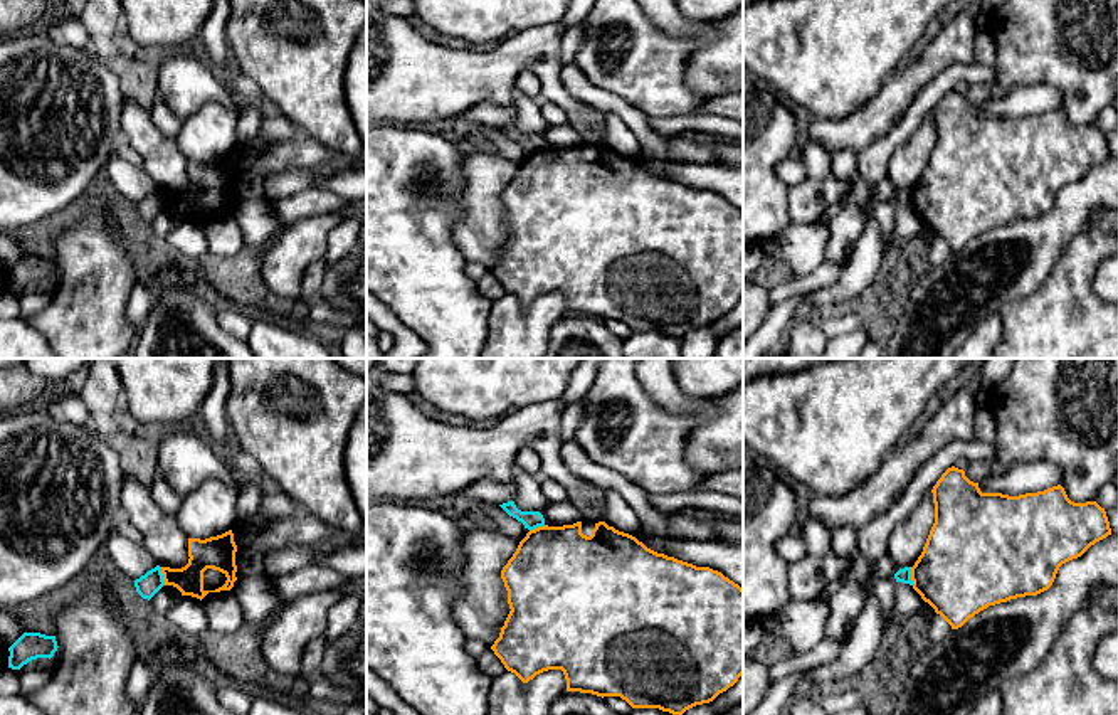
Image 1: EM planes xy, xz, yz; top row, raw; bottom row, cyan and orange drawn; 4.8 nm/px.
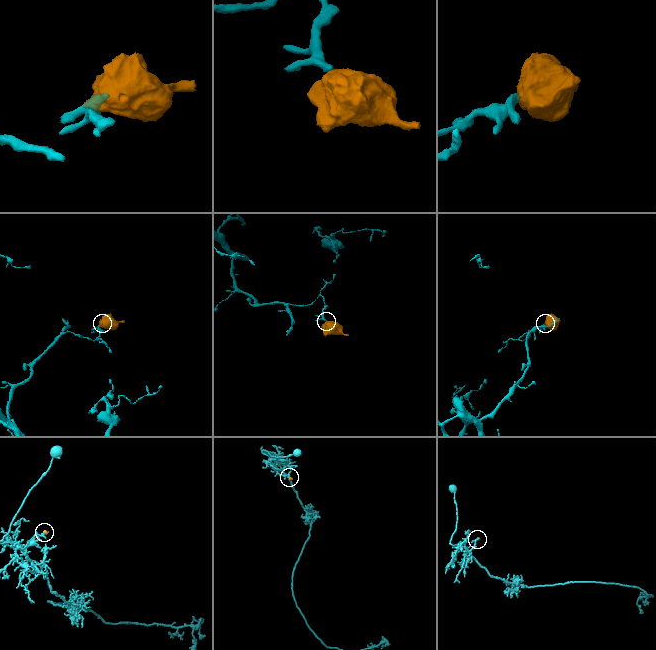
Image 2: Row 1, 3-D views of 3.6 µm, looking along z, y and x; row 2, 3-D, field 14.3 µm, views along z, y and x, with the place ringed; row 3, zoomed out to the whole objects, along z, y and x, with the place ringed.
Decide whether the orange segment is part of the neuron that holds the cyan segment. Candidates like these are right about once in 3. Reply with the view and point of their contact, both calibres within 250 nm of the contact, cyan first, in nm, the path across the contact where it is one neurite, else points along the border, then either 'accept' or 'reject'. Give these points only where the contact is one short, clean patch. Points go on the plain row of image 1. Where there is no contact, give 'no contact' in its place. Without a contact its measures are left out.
contact xy (162, 199); calibres 110 and 140 nm; border xy (160, 190), (165, 207); reject

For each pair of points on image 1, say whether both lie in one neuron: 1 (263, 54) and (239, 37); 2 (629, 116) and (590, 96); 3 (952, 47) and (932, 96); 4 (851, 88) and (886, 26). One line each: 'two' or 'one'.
1: one
2: one
3: two
4: one

